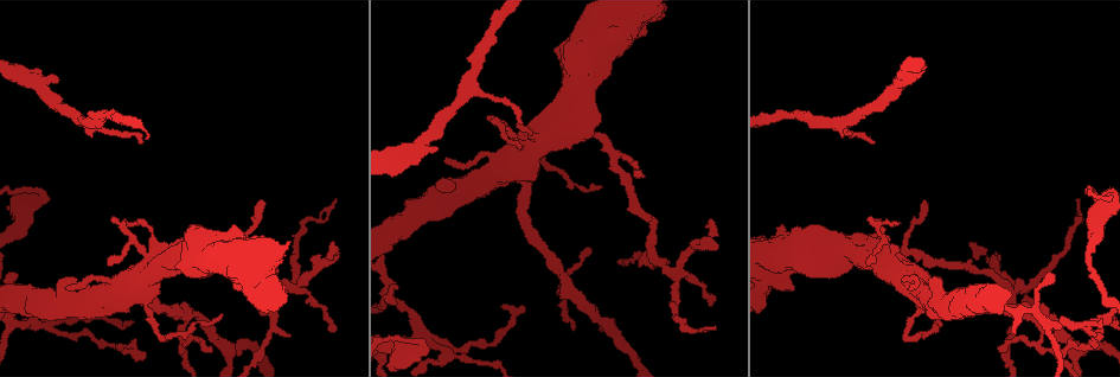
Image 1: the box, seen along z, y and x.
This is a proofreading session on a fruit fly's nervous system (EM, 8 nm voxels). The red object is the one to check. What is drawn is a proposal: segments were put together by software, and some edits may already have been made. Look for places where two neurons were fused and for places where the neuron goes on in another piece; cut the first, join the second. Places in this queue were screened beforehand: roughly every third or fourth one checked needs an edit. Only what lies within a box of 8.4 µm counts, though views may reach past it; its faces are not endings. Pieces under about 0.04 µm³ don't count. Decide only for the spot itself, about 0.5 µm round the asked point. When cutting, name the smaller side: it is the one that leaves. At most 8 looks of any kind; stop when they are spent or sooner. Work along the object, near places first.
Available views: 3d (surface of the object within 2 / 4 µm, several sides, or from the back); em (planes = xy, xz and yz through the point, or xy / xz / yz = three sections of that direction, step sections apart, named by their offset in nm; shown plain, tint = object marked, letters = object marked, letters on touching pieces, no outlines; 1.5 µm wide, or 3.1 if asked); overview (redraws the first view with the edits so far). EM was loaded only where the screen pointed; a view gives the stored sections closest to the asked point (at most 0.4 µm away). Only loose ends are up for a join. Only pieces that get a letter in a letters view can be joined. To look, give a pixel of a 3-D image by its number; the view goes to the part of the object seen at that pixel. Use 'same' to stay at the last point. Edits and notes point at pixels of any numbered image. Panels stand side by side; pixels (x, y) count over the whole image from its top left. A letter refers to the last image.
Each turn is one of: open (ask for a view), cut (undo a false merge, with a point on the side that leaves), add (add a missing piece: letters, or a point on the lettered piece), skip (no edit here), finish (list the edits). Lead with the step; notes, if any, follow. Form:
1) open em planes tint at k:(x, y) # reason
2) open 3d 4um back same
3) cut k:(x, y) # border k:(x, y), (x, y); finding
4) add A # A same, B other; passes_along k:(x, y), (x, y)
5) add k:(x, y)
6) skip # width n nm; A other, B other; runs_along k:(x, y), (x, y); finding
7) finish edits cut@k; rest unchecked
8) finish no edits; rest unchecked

open em planes tint at 1:(69, 306) # abrupt turn

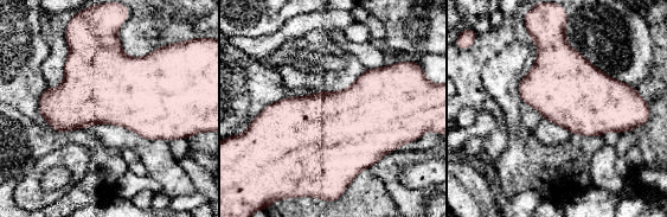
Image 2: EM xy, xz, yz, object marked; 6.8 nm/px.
open em planes letters same

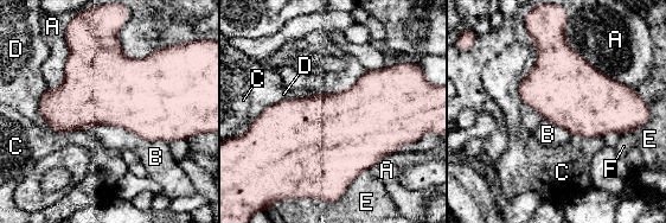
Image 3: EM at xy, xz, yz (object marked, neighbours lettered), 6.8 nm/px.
skip # A other, B other, C other, D other, E other, F other; border 3:(94, 127), (119, 126), (167, 142); one neuron here

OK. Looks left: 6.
open 3d 4um at 1:(522, 169) # calibre changes

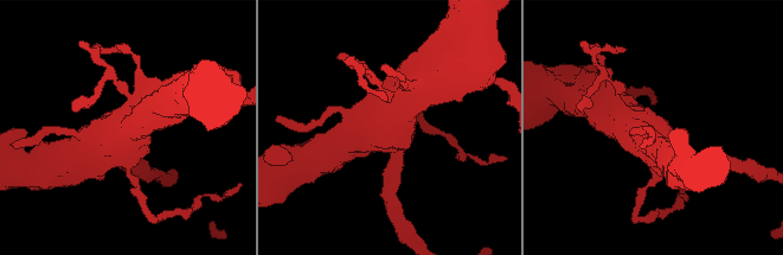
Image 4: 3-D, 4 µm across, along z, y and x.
open em planes tint at 4:(129, 144) # shape alone is not enough

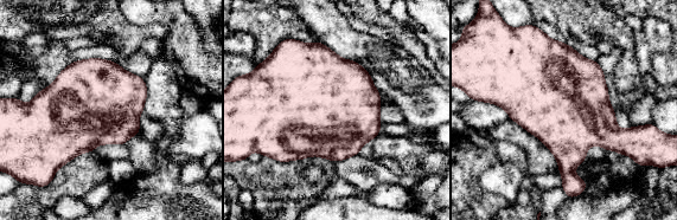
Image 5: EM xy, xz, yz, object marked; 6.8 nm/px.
open em planes letters same

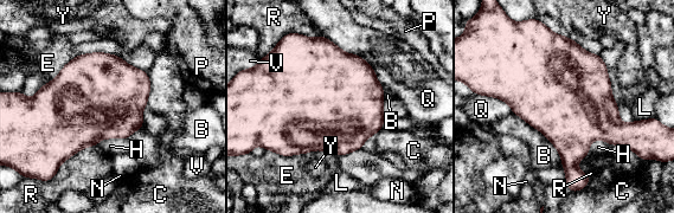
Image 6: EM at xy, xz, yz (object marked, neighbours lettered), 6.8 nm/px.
skip # B other, C other, E other, H other, L other, N other, P other, Q other, R other, V other, Y other; border 6:(513, 113), (551, 142), (562, 163); all the same neuron

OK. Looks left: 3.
open 3d 4um at 1:(1099, 322) # an open end

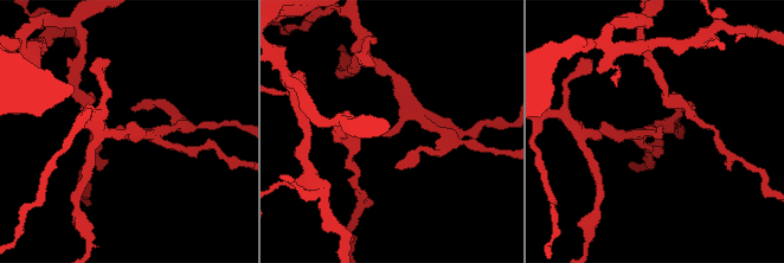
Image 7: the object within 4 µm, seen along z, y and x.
open em xz step 8 letters at 7:(658, 128)

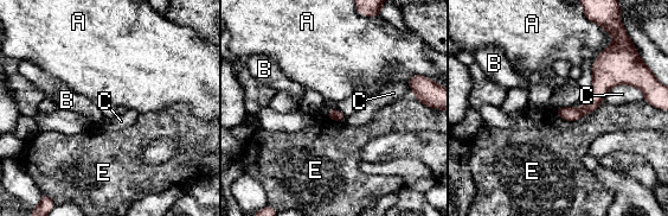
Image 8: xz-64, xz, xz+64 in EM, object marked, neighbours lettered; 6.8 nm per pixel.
open em planes letters same

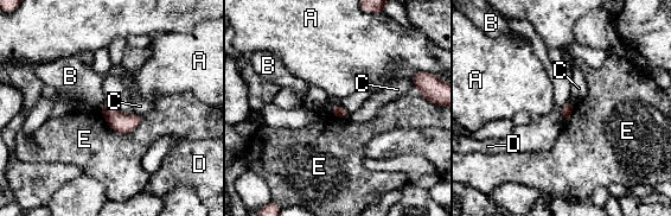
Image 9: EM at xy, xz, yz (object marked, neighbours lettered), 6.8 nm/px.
skip # A other, B other, C other, D other, E other; border 9:(100, 112), (120, 133), (144, 120); none of them fits

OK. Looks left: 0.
finish no edits; rest unchecked

